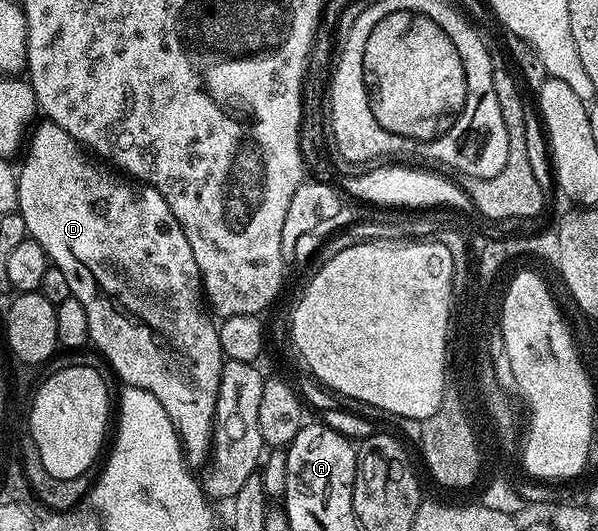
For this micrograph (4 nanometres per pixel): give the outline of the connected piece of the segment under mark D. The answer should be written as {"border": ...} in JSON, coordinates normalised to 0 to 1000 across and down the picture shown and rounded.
{"border":[[[67,228],[52,241],[43,262],[43,275],[37,284],[38,292],[40,301],[35,303],[33,315],[30,307],[27,333],[30,403],[37,409],[37,416],[43,416],[43,431],[50,448],[64,454],[64,461],[70,461],[70,469],[77,469],[85,501],[104,507],[110,531],[117,535],[120,561],[137,567],[137,582],[144,582],[147,591],[147,635],[152,652],[156,655],[161,652],[181,674],[181,684],[194,697],[196,710],[204,718],[202,723],[244,733],[251,740],[258,740],[258,748],[264,748],[264,755],[271,755],[271,770],[278,770],[278,785],[284,785],[284,793],[298,815],[301,836],[308,847],[308,863],[313,864],[316,881],[329,883],[328,879],[338,878],[339,872],[343,878],[344,866],[355,855],[355,795],[365,755],[365,725],[378,678],[375,659],[368,655],[368,625],[363,610],[360,606],[355,610],[356,595],[344,584],[341,537],[334,522],[331,492],[324,492],[324,469],[318,469],[318,454],[311,454],[311,439],[301,429],[301,420],[291,409],[284,386],[278,386],[278,379],[271,371],[271,363],[264,363],[264,356],[247,350],[246,345],[202,333],[187,318],[172,322],[166,315],[169,309],[151,298],[149,286],[134,275],[129,262],[117,258],[117,250],[110,250],[110,243],[89,232]]]}

